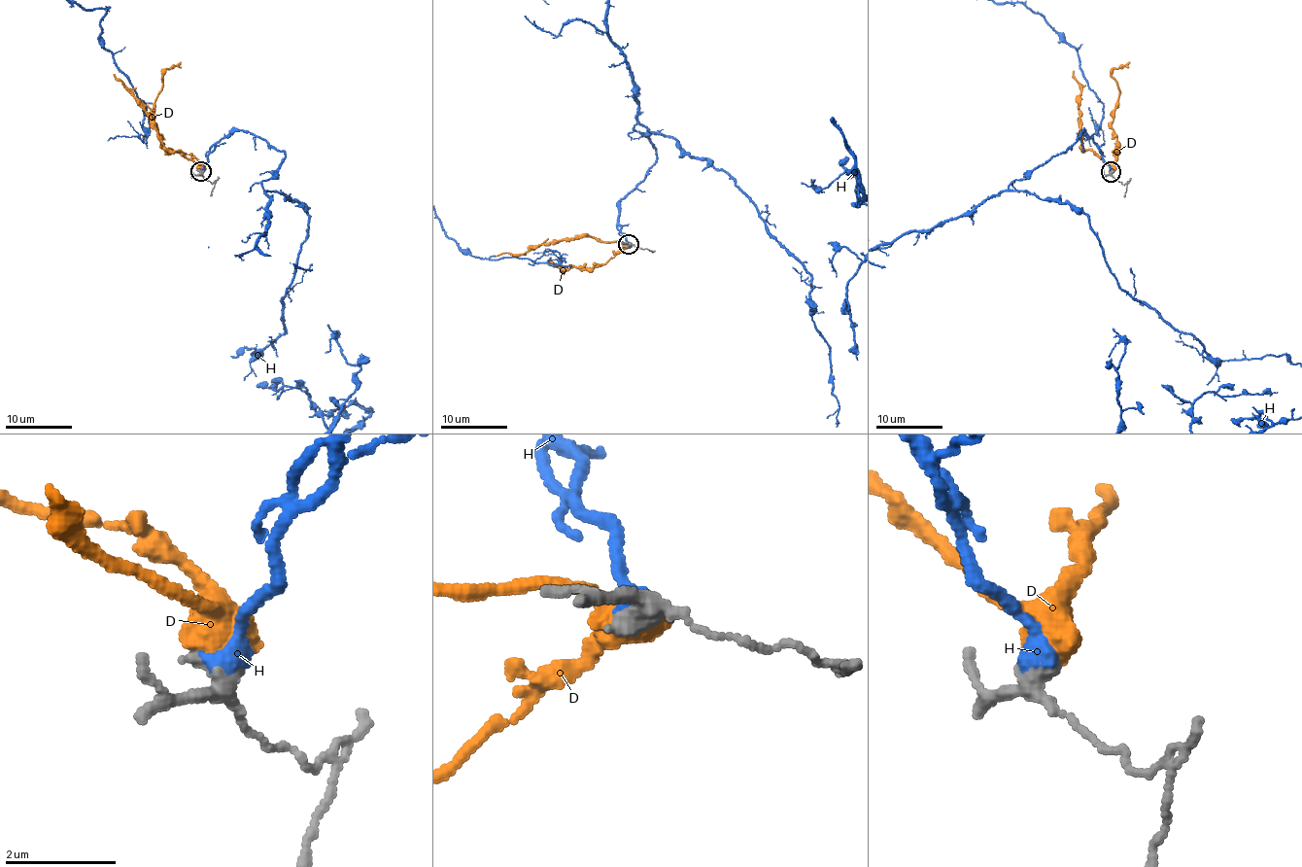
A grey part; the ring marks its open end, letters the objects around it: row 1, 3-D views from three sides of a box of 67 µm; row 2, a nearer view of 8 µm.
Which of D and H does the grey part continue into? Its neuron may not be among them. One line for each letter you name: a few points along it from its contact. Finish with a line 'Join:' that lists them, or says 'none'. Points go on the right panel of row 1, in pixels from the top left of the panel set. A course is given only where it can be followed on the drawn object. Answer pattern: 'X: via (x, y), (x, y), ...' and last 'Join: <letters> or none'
Join: H

